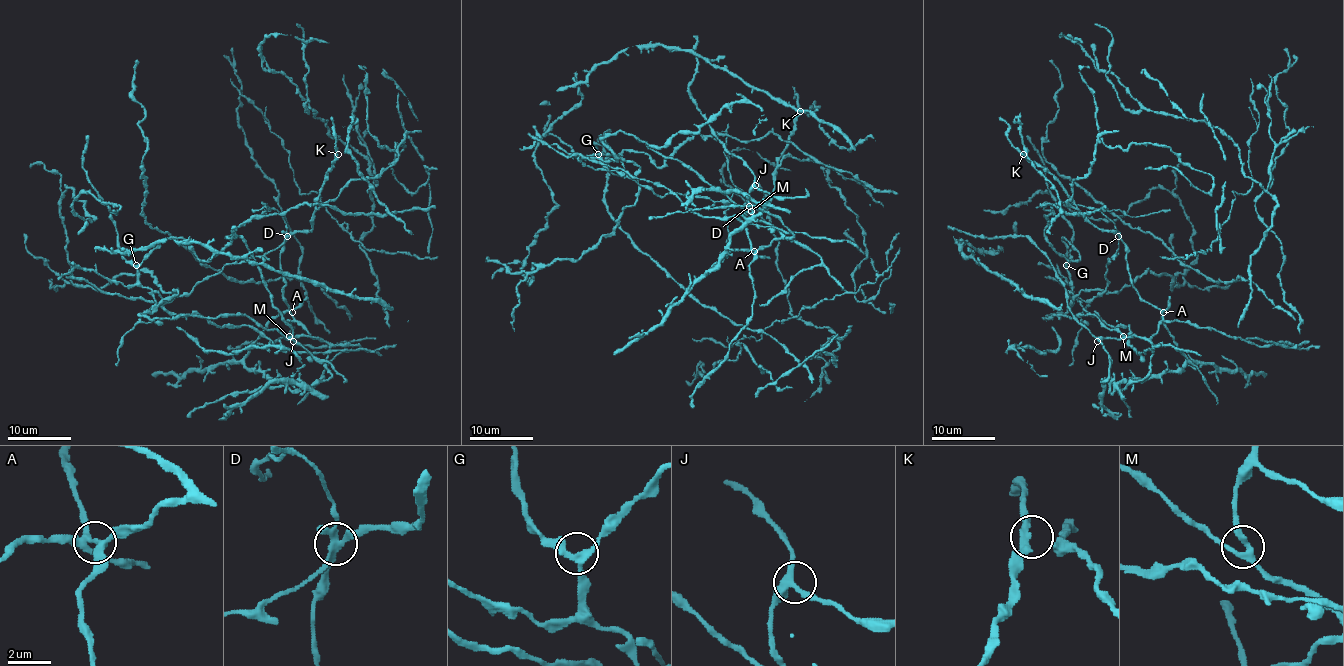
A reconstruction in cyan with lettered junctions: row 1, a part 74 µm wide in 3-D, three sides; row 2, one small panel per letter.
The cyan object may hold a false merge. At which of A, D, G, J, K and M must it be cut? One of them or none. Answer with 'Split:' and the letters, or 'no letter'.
Split: D

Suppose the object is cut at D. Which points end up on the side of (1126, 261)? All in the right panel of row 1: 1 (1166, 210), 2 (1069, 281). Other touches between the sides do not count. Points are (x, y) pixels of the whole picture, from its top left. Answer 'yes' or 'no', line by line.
1: no
2: yes

